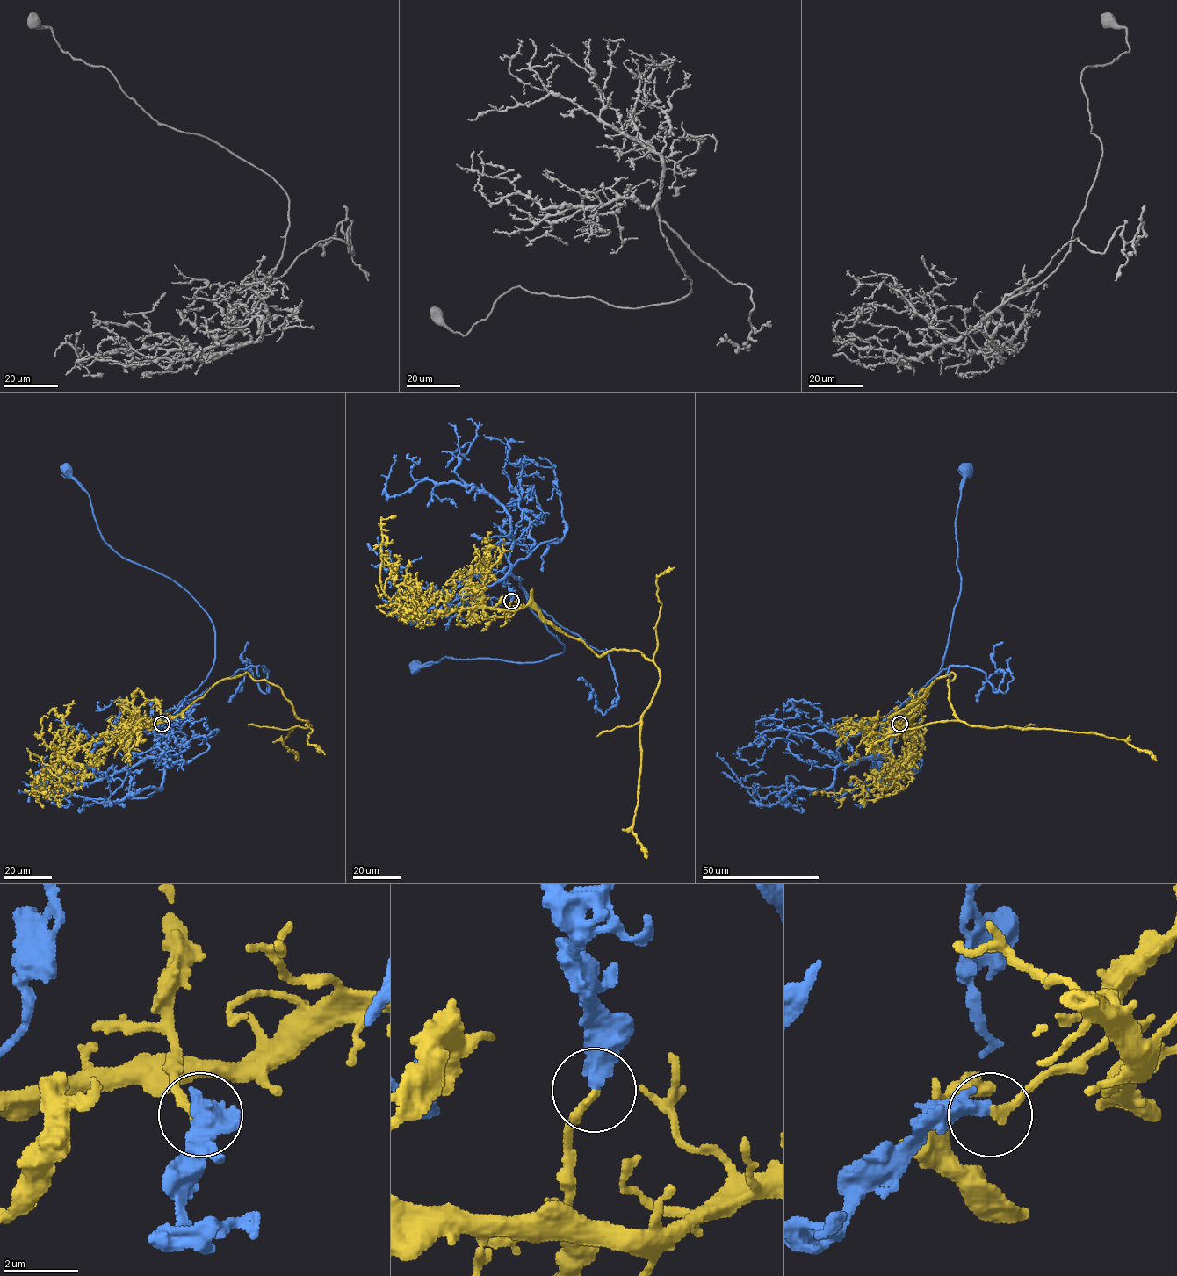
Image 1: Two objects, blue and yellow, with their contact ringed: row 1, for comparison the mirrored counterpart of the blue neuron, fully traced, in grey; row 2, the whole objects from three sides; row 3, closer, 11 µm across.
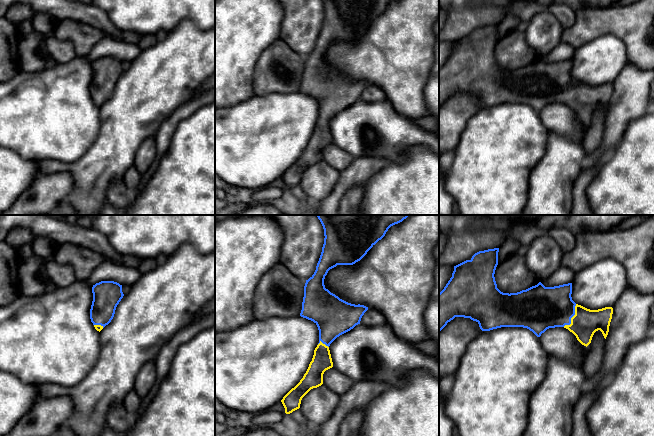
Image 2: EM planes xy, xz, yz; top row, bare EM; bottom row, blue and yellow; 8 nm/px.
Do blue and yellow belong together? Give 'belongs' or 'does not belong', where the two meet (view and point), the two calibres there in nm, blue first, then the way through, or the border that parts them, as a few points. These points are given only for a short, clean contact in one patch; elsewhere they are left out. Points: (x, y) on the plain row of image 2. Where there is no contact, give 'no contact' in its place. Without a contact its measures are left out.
does not belong; contact yz (572, 92); calibres 340 and 220 nm

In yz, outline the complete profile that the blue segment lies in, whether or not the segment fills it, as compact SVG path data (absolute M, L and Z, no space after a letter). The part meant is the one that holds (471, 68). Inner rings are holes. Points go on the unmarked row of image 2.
M499 24L488 25L475 29L470 36L456 42L452 53L439 69L439 107L455 93L470 94L479 100L482 107L490 107L501 103L523 103L540 113L549 104L564 103L571 100L575 91L576 79L572 76L572 59L554 63L545 63L541 58L517 69L503 69L497 64L495 46L498 41Z

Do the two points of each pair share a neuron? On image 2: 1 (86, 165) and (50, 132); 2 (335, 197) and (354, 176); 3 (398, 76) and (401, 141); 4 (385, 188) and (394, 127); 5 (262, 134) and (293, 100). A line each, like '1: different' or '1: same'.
1: different
2: same
3: different
4: different
5: same

